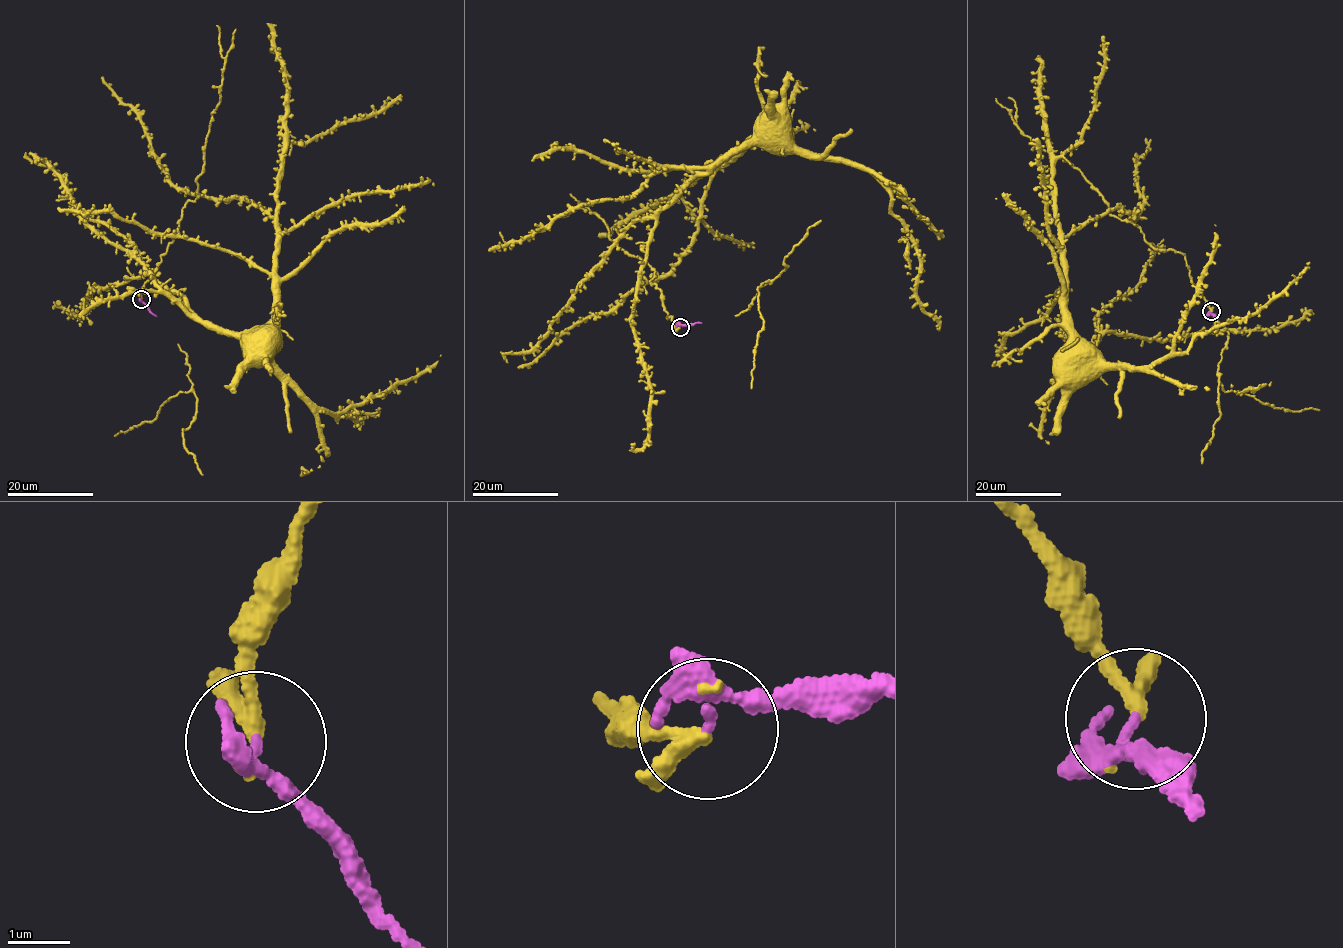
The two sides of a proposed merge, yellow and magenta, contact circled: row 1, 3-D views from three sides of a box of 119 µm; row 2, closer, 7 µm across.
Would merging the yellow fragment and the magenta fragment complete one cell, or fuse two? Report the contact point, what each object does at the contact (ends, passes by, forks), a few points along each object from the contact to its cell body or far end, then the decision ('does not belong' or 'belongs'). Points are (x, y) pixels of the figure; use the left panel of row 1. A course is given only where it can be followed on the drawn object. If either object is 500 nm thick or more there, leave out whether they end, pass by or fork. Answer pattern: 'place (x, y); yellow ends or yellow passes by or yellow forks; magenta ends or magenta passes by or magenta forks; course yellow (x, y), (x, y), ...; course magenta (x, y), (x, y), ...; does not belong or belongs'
place (141, 299); yellow passes by; magenta forks; course yellow (141, 298), (187, 202), (197, 193), (247, 199), (276, 221), (270, 330); course magenta (141, 299), (156, 316); belongs

